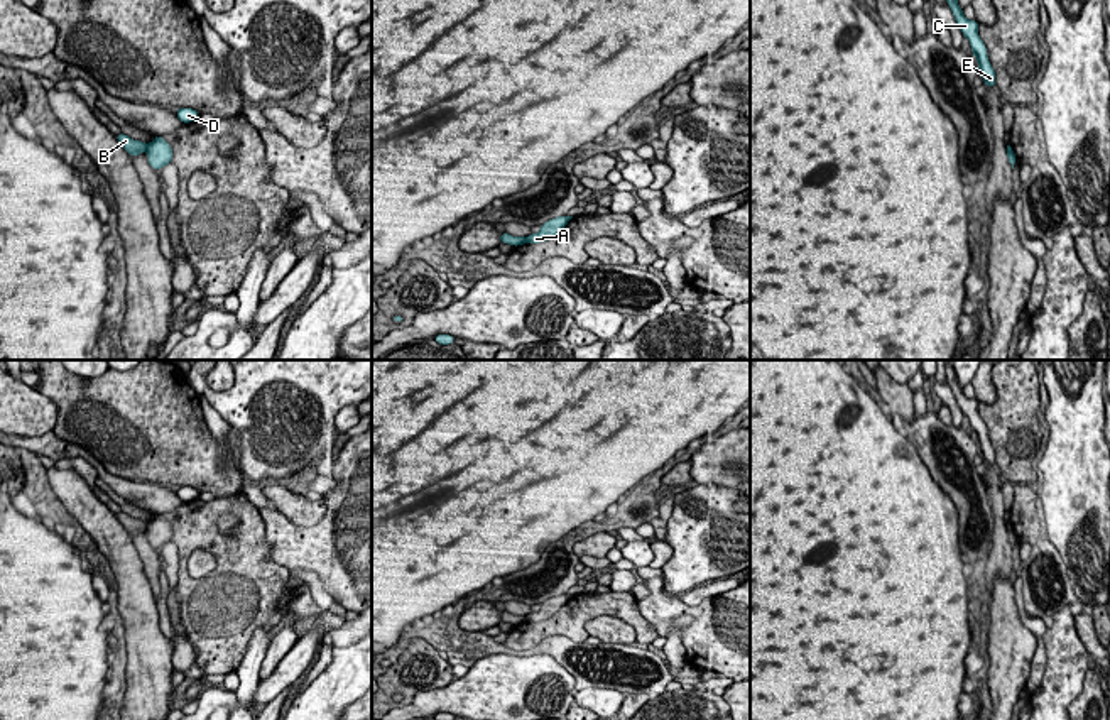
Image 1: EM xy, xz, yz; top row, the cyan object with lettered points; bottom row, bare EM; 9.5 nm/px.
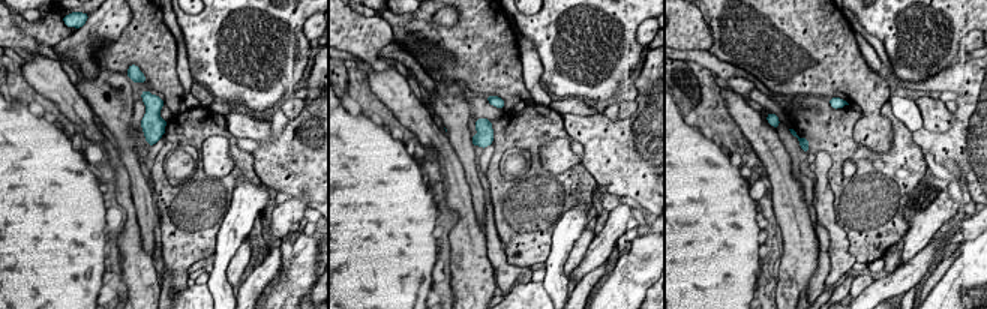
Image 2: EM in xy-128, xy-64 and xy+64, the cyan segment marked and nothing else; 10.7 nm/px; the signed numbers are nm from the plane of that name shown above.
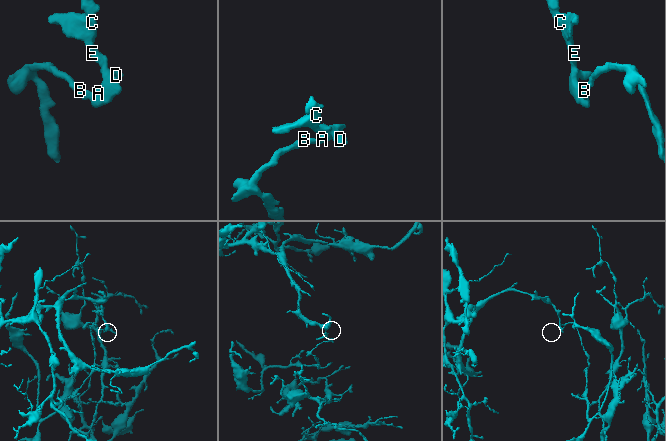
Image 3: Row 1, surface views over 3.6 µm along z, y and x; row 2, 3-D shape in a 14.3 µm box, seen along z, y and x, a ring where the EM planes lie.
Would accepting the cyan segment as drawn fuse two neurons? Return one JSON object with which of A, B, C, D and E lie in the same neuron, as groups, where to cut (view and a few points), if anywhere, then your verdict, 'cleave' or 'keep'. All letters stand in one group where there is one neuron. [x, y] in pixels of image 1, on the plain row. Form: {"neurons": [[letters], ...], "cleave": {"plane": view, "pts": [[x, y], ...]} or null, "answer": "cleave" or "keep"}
{"neurons": [["A", "C", "D", "E"], ["B"]], "cleave": {"plane": "xy", "pts": [[147, 523], [144, 529]]}, "answer": "cleave"}

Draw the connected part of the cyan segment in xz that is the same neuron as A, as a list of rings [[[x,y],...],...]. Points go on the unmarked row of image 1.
[[[566,593],[566,595],[558,595],[558,597],[547,598],[546,602],[541,603],[539,612],[531,612],[529,615],[525,615],[525,622],[541,622],[541,620],[549,619],[561,607],[564,607],[571,597],[573,595]]]

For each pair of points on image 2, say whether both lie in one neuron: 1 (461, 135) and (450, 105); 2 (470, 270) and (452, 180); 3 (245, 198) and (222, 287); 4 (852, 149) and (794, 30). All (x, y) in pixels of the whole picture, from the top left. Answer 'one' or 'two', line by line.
1: one
2: one
3: one
4: two

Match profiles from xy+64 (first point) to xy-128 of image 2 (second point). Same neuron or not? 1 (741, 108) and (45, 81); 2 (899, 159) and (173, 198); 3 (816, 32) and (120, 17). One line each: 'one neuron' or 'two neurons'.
1: one neuron
2: one neuron
3: two neurons

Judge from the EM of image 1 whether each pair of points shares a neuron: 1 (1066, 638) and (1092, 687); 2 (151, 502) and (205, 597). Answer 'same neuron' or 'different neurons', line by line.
1: different neurons
2: different neurons

